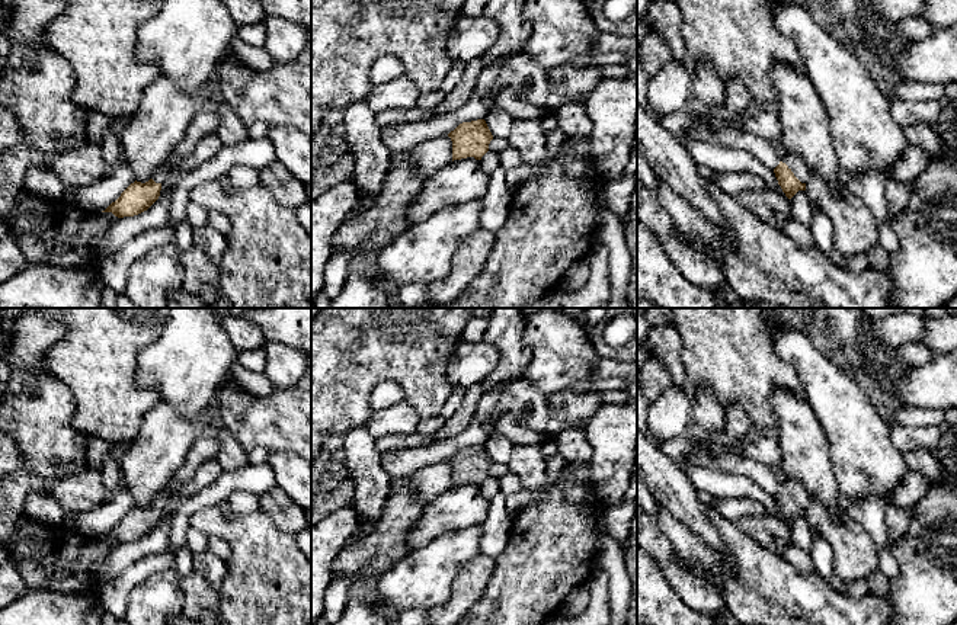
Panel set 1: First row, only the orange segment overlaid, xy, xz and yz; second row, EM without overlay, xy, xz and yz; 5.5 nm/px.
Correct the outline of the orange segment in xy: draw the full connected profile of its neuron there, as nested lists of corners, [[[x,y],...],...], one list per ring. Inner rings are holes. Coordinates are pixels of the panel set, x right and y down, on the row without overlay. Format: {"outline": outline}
{"outline": [[[209,435],[198,438],[188,455],[185,465],[173,475],[154,501],[145,507],[131,509],[121,522],[102,538],[112,538],[118,544],[134,542],[147,536],[160,522],[161,509],[169,496],[188,483],[202,462],[217,456],[217,446]]]}

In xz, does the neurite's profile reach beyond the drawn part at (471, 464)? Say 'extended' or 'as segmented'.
as segmented

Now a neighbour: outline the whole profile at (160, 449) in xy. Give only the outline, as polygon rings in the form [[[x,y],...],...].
[[[166,403],[156,404],[141,422],[138,436],[118,462],[122,485],[137,507],[145,509],[185,465],[193,442],[212,435],[209,406],[192,417],[179,416]]]

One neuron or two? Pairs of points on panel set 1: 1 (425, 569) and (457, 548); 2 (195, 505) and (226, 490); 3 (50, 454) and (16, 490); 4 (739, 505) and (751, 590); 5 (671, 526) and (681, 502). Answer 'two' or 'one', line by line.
1: one
2: one
3: two
4: two
5: two

